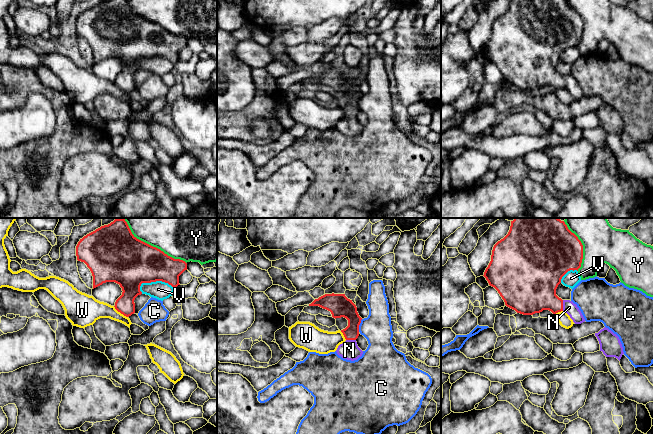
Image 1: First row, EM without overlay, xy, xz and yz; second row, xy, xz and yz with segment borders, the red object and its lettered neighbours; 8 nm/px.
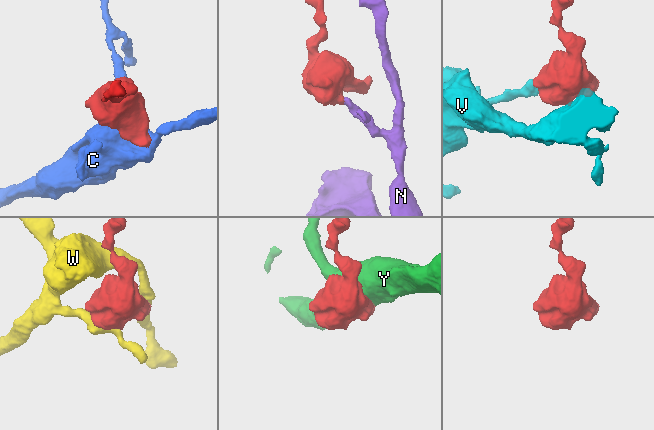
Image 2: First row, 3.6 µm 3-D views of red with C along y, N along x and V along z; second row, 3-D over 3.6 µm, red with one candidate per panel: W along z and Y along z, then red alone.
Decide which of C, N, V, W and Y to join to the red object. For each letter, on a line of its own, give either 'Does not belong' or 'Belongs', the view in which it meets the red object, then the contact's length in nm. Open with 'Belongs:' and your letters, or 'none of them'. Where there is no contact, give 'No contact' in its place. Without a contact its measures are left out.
Belongs: N
C: Does not belong. Touches red in xz. Shared border 110 nm
N: Belongs. Touches red in yz. Shared border 90 nm
V: Does not belong. Touches red in xy. Shared border 280 nm
W: Does not belong. Touches red in xy. Shared border 150 nm
Y: Does not belong. Touches red in xy. Shared border 550 nm

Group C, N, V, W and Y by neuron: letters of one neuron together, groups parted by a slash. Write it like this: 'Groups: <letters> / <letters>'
Groups: C / N / V / W / Y

